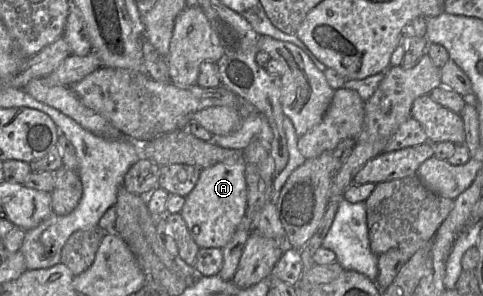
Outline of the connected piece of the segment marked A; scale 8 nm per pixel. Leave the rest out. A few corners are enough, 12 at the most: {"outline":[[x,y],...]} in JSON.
{"outline":[[242,158],[202,169],[179,213],[200,249],[223,249],[239,227]]}

